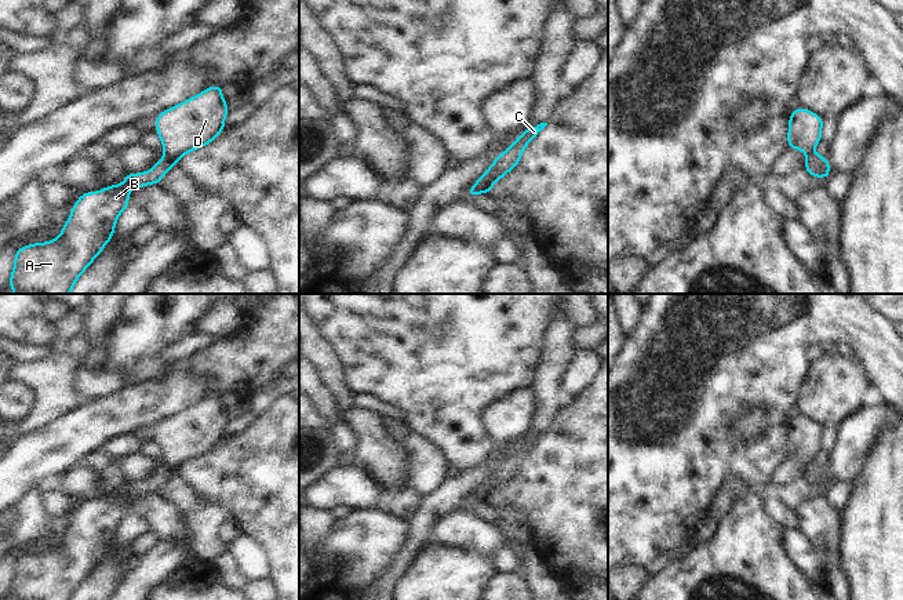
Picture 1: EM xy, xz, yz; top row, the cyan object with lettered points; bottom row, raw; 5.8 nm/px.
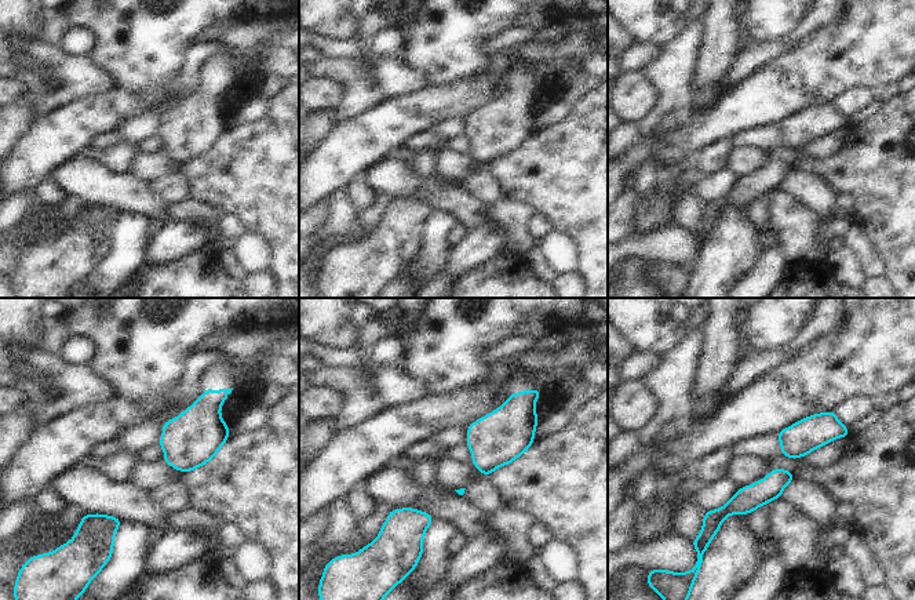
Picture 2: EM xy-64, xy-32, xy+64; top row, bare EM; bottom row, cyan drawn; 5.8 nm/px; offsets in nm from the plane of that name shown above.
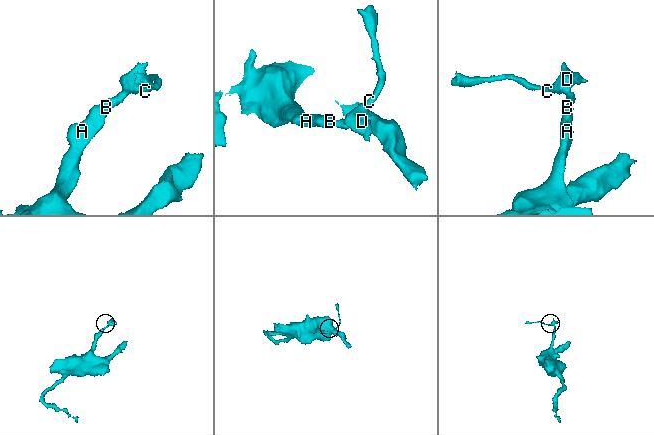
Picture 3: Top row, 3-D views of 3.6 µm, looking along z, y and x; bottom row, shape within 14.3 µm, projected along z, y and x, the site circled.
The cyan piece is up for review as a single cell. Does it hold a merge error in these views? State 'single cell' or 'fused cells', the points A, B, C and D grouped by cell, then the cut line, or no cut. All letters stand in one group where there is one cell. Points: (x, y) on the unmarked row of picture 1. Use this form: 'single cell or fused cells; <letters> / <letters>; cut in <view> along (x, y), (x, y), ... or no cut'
fused cells; A B / C D; cut in xy along (164, 462), (175, 471)

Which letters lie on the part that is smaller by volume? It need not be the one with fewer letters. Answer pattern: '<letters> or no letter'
C, D

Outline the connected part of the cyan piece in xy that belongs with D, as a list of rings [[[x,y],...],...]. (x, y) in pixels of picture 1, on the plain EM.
[[[222,394],[207,396],[156,425],[161,461],[175,472],[185,463],[210,454],[225,440],[225,428],[230,418],[222,397]]]

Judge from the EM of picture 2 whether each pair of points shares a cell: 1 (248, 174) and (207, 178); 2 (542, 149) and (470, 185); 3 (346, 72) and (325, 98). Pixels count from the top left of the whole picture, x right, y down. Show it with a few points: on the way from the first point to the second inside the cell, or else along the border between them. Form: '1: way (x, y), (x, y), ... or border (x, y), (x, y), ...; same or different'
1: way (239, 177), (217, 178); same
2: border (488, 167), (506, 197); different
3: border (313, 77), (332, 77), (343, 86); different

